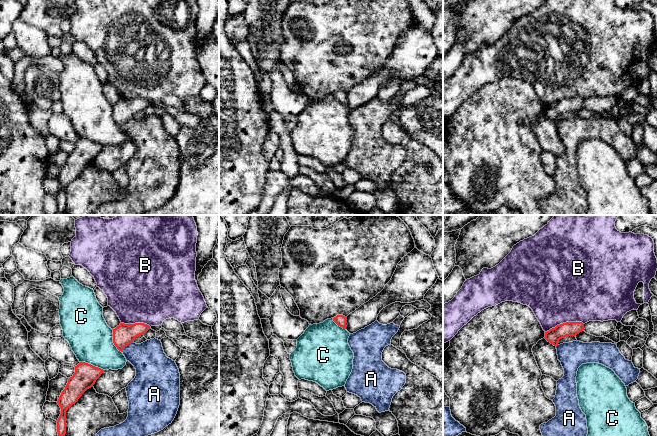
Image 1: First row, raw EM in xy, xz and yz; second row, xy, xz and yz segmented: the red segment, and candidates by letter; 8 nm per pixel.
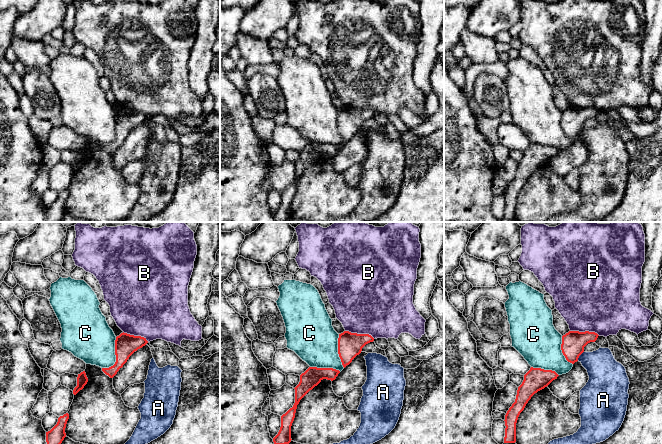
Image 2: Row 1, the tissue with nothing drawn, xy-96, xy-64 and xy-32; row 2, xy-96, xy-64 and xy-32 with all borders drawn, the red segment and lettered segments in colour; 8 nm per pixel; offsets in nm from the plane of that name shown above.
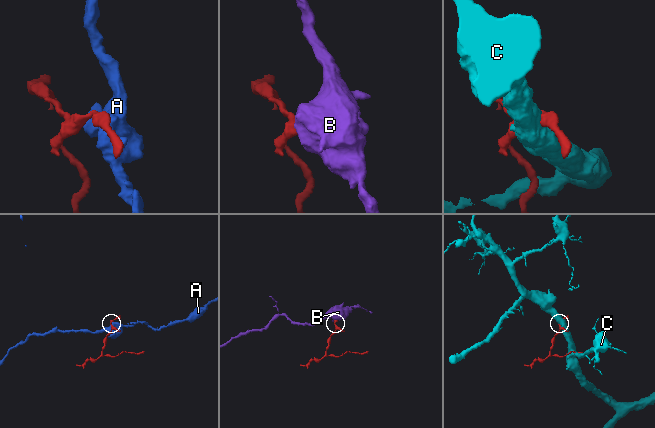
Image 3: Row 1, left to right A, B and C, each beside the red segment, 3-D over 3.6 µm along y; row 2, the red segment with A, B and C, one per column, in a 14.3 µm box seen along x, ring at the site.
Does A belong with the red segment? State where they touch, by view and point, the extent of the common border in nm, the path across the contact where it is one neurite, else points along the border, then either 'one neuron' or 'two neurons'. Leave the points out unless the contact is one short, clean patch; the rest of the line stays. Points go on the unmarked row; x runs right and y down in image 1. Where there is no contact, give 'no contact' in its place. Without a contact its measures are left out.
xy (127, 121) | 130 nm | along xy (133, 118), (129, 119), (121, 127) | two neurons

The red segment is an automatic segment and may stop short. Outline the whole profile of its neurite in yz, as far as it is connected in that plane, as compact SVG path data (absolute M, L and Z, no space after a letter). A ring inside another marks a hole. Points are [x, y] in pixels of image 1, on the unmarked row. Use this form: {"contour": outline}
{"contour": "M566 98L557 101L555 104L552 104L549 107L545 108L544 114L557 123L560 115L569 112L576 112L583 106L584 100L582 98Z"}

